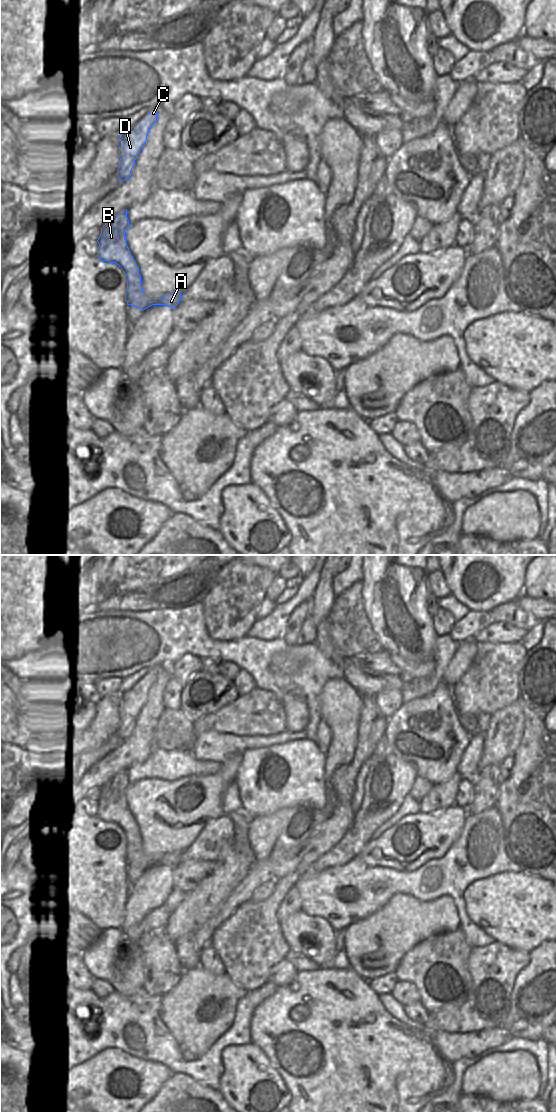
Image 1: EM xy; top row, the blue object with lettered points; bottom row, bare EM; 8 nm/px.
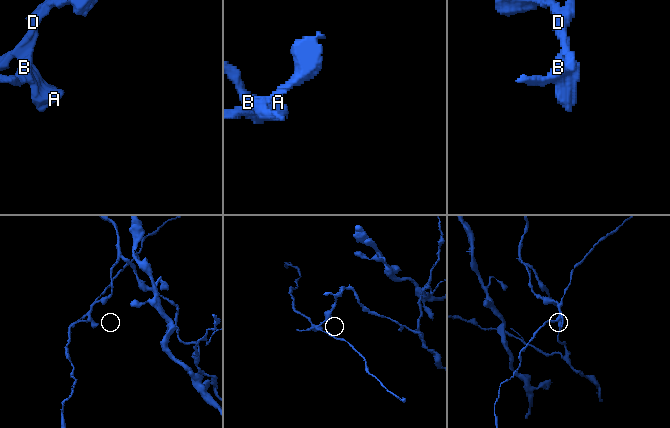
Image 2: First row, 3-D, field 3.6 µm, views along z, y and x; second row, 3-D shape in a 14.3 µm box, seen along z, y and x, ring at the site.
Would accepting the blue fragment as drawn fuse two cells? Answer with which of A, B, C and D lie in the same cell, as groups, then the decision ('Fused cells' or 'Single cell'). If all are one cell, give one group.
Groups: A B C D. Single cell

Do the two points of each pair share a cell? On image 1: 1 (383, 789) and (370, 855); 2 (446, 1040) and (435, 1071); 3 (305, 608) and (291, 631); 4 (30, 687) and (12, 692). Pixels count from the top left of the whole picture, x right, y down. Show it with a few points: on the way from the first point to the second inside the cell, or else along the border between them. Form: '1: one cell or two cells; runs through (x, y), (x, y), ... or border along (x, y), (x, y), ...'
1: two cells; border along (371, 839), (357, 855)
2: two cells; border along (432, 1033), (436, 1047), (450, 1063)
3: one cell; runs through (299, 614), (293, 625)
4: two cells; border along (22, 681), (22, 692), (37, 707)

